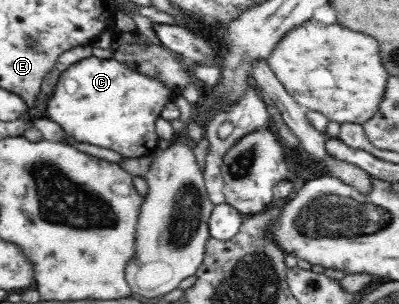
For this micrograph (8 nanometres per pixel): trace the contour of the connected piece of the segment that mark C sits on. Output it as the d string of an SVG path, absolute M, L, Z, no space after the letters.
M92 55L74 64L70 64L70 66L67 69L60 72L60 75L58 77L58 82L55 86L56 88L52 91L52 93L50 93L48 99L45 100L45 108L44 108L45 111L42 117L46 117L47 119L55 121L56 123L58 123L58 125L60 125L60 127L64 131L64 137L65 137L64 139L66 139L66 142L68 142L68 139L72 137L74 141L80 141L80 143L72 143L75 144L76 146L86 143L86 144L94 145L97 148L106 147L106 149L111 149L117 151L118 153L121 153L123 157L126 158L141 158L144 156L152 157L155 151L158 149L158 139L160 137L157 134L157 131L155 130L156 129L155 121L156 119L158 119L158 117L161 116L160 113L164 105L170 102L172 97L175 95L174 91L167 89L165 85L163 85L162 83L155 81L150 76L146 76L144 74L132 71L130 68L127 67L126 64L120 63L116 58L102 59Z

